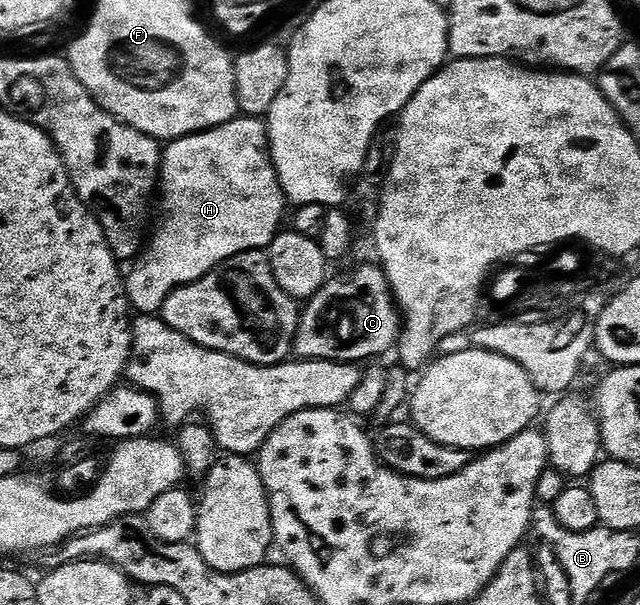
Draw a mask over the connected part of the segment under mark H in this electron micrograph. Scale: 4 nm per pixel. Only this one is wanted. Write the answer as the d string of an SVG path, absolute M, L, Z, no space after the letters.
M239 117L219 127L173 140L163 150L160 172L162 216L158 224L156 219L144 250L133 260L131 267L134 268L124 279L126 298L135 312L144 315L161 312L164 301L176 288L200 281L212 269L240 253L269 248L270 242L283 230L282 218L288 208L274 162L270 160L269 146L268 127L261 118Z

